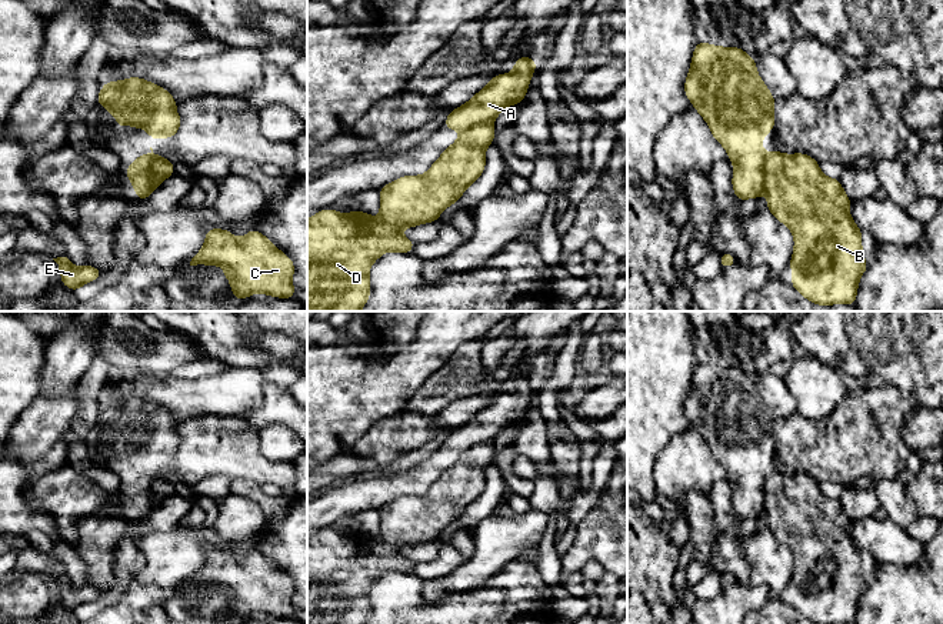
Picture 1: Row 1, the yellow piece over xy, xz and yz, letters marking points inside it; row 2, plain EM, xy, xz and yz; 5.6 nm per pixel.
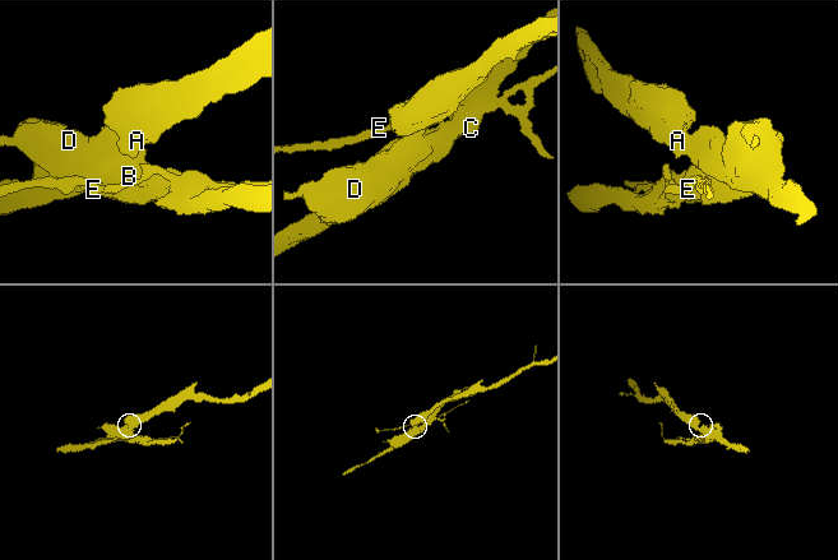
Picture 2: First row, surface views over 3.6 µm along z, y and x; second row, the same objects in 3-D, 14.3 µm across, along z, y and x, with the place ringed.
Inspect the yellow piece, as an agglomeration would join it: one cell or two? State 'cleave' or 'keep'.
cleave

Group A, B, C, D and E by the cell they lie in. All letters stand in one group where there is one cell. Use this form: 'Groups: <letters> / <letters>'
Groups: A / B C D E

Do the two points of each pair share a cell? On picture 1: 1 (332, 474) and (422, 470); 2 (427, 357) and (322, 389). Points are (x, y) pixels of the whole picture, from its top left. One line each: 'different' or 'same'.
1: different
2: same

